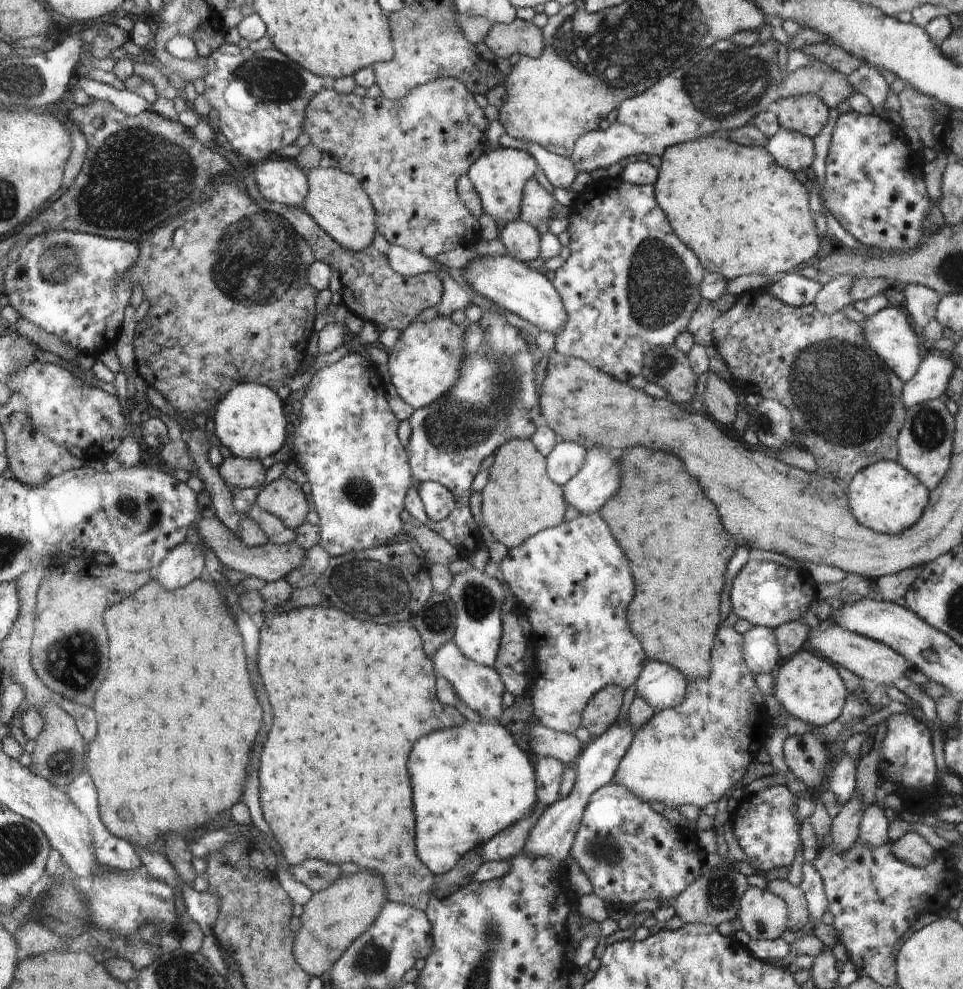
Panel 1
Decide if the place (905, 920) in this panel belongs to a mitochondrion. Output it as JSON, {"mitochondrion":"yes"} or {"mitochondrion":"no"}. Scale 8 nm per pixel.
{"mitochondrion":"no"}

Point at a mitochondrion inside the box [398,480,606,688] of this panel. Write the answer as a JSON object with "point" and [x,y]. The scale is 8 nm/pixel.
{"point":[477,601]}

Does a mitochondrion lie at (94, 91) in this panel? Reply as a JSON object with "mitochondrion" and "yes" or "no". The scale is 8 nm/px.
{"mitochondrion":"no"}

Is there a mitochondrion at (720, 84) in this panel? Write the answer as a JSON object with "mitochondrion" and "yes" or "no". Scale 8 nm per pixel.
{"mitochondrion":"yes"}

